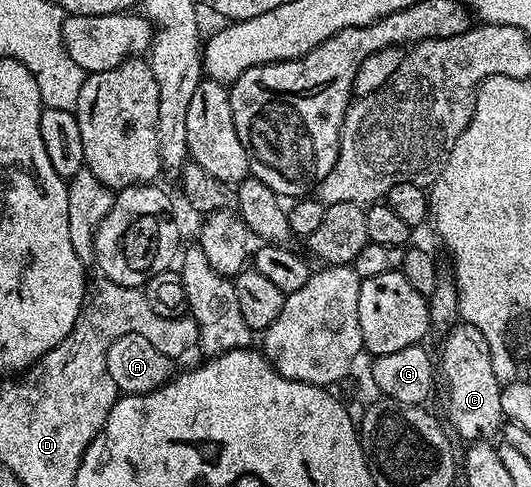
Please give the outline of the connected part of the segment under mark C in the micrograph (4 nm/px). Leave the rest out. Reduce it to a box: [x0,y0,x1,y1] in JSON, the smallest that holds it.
[438,322,504,442]

